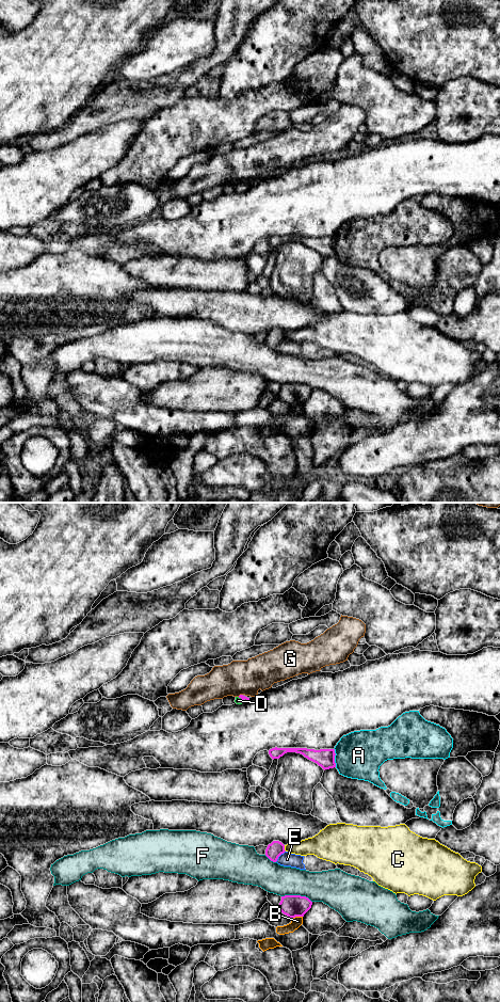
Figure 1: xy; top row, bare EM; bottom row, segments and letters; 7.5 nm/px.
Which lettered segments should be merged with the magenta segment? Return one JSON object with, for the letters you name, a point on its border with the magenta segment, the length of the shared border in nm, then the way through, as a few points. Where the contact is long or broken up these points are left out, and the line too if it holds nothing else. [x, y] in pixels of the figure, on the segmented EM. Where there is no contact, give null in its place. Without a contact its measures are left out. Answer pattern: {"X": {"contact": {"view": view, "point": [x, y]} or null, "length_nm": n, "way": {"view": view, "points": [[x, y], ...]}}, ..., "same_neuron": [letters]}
{"D": {"contact": {"view": "xy", "point": [241, 698]}, "length_nm": 60, "way": {"view": "xy", "points": [[244, 699], [241, 698], [238, 700]]}}, "same_neuron": ["D"]}

